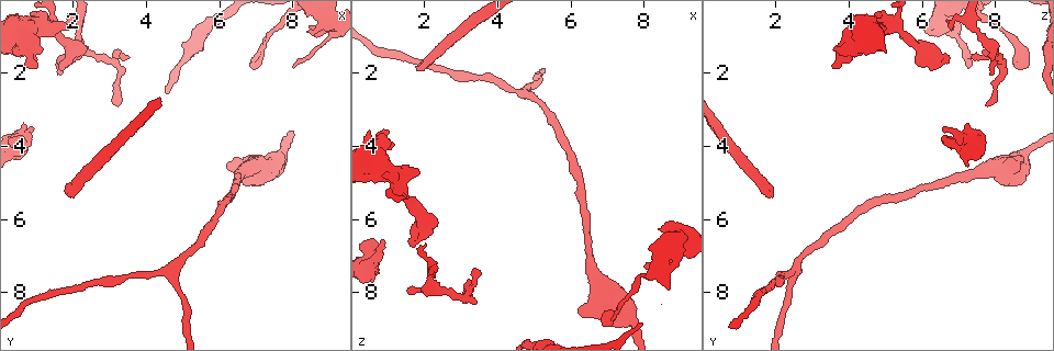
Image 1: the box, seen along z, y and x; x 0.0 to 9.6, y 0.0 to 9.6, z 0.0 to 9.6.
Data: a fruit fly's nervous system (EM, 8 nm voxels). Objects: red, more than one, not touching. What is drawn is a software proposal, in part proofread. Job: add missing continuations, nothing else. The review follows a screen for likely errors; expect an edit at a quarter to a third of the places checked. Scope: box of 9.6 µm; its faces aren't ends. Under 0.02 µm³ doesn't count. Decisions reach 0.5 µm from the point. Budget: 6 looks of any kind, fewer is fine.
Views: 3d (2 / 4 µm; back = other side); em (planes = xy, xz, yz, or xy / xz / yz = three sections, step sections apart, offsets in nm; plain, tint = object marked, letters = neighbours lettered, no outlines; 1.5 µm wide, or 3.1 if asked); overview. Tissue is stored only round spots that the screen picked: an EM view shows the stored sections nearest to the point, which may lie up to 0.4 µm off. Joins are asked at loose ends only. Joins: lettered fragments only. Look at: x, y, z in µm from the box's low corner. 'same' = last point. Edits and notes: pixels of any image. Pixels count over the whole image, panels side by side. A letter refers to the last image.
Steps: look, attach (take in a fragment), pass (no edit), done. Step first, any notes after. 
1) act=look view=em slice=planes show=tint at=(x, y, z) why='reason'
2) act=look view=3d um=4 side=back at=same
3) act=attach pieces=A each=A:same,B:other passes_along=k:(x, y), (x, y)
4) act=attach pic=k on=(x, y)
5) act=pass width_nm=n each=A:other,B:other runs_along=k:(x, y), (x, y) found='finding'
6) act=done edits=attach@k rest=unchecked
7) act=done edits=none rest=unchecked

act=look view=3d um=4 at=(1.65, 2.05, 8.00) why='an open end'

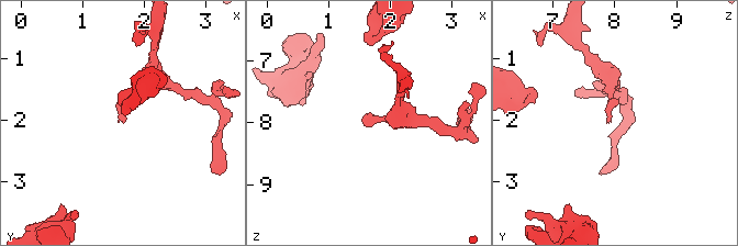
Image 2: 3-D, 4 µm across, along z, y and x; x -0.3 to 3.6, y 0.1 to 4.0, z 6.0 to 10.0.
act=look view=em slice=planes show=letters at=(1.60, 2.05, 7.95)

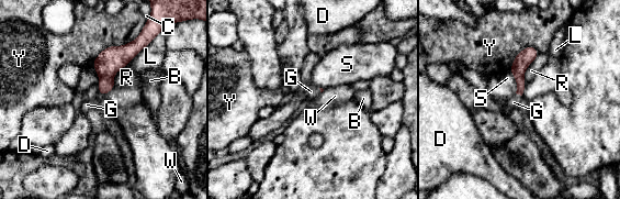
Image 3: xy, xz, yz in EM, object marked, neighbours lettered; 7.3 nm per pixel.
act=attach pieces=G longest_contact=Y:420nm each=B:other,C:other,D:other,G:same,L:other,R:other,S:other,W:other,Y:other passes_along=3:(109, 62), (101, 95), (87, 104) found='it goes on there'

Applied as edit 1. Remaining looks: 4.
act=look view=overview why='redraw'

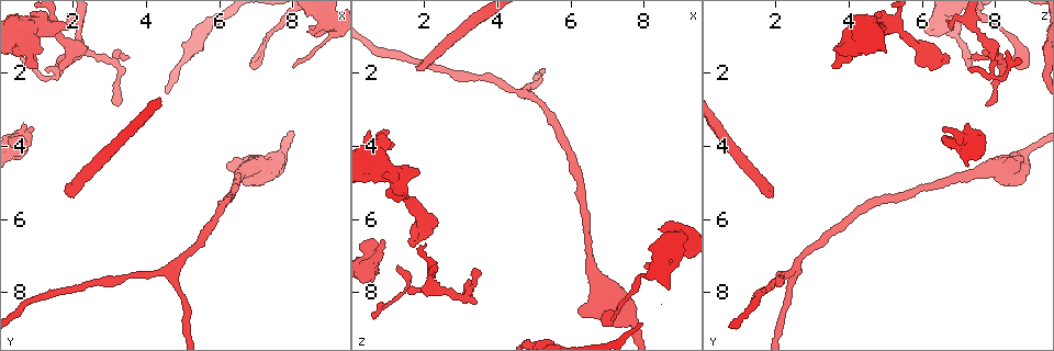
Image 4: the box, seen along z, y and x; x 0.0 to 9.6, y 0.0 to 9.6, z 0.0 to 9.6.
act=look view=em slice=xy step=4 show=tint at=(8.05, 1.80, 7.25) why='free end'

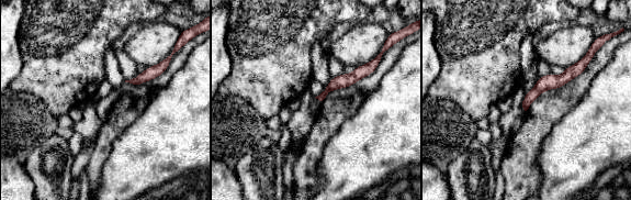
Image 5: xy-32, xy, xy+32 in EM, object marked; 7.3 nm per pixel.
act=look view=em slice=planes show=letters at=same

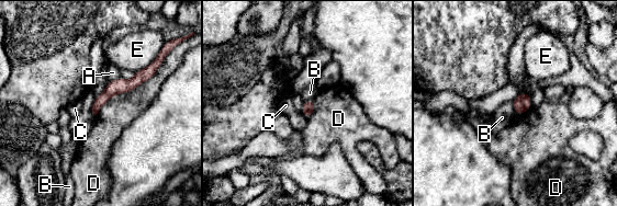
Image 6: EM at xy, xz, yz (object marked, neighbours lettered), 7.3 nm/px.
act=pass each=A:other,B:other,C:other,D:other,E:other runs_along=6:(150, 68), (94, 109) found='none of them fits'

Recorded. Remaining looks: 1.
act=done edits=attach@3 rest=unchecked

